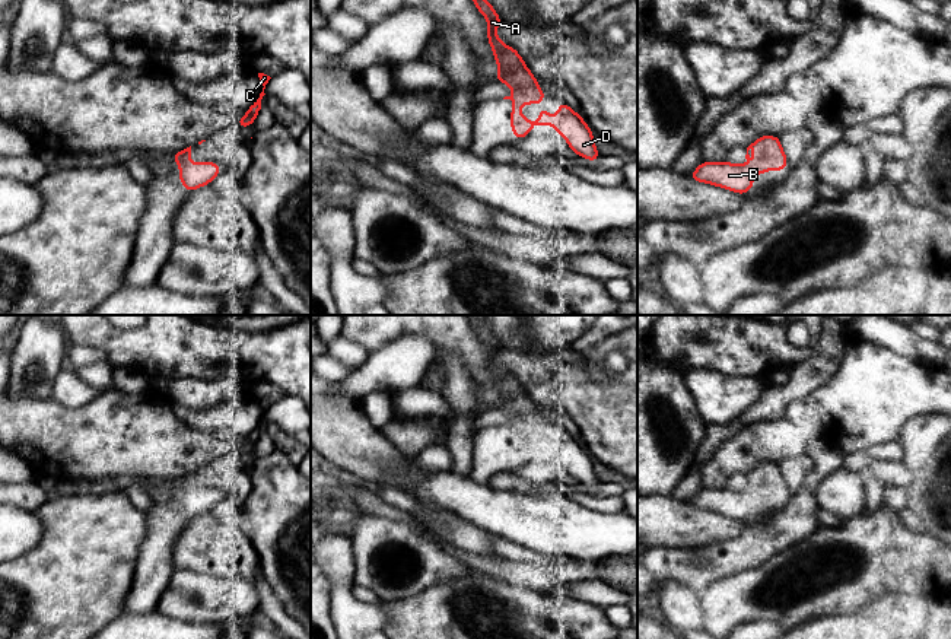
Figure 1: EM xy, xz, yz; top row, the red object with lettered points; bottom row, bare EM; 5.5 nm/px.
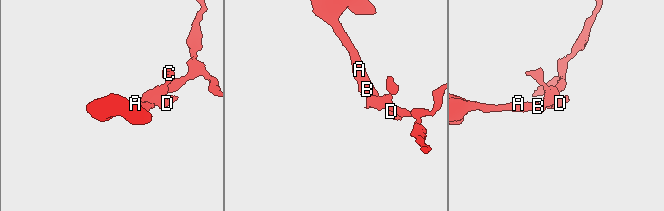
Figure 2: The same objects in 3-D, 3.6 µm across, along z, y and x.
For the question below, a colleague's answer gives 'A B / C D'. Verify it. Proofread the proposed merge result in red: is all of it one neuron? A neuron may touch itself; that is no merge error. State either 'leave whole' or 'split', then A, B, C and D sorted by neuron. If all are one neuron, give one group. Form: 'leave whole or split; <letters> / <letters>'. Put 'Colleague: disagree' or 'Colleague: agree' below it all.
leave whole; A B C D
Colleague: disagree

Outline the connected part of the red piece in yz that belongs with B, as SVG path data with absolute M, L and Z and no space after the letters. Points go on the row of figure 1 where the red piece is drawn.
M761 136L754 140L747 147L745 159L745 165L703 160L688 177L744 195L751 190L756 174L760 177L766 171L783 171L789 165L779 136Z

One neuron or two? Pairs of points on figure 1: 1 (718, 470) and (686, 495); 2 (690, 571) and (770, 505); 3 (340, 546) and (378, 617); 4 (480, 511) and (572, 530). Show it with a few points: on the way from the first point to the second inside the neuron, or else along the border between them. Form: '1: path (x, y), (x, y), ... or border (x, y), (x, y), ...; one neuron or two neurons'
1: border (715, 452), (702, 469), (702, 486); two neurons
2: border (786, 502), (769, 515), (753, 518); two neurons
3: path (340, 566), (343, 595), (358, 610); one neuron
4: path (503, 514), (549, 524); one neuron

